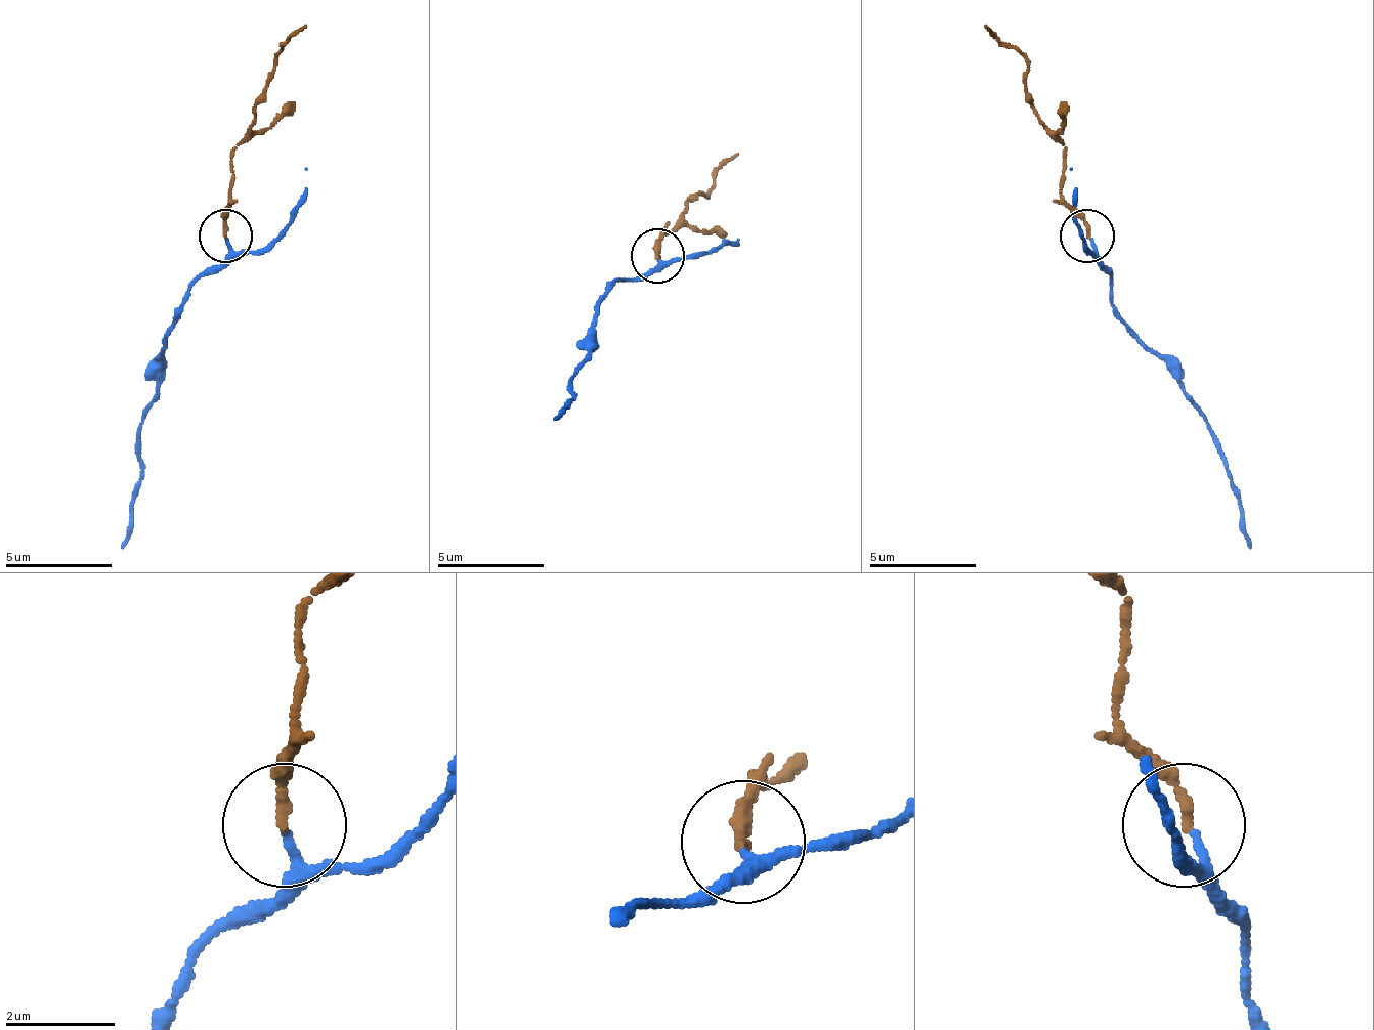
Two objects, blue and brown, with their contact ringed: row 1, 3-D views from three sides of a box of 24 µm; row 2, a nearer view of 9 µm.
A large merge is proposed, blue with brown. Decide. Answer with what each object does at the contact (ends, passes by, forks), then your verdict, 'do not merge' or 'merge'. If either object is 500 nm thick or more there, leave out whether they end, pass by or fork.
blue passes by | brown ends | merge

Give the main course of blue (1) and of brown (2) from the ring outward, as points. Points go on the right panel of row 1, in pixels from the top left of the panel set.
1: (1088, 240), (1093, 255), (1110, 276), (1115, 314), (1206, 421), (1233, 480), (1249, 550)
2: (1088, 234), (1062, 197), (1062, 148), (1024, 90), (1029, 62), (987, 26)

